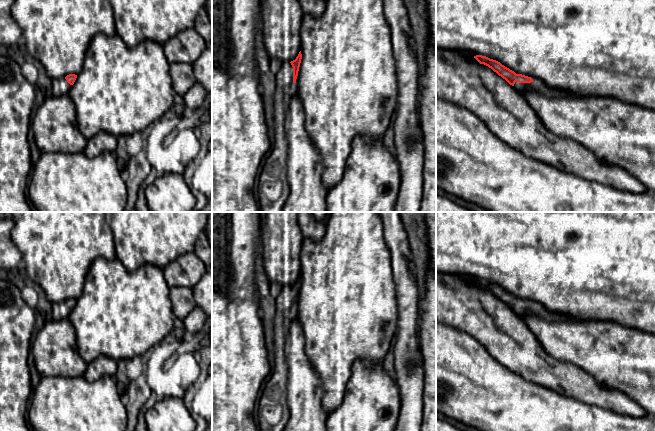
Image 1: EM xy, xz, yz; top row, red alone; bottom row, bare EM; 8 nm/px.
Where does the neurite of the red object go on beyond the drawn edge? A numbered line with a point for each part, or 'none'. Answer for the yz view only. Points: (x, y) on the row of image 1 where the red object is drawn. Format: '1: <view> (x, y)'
1: yz (539, 86)

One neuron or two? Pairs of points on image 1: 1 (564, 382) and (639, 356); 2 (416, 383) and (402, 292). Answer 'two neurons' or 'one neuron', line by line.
1: two neurons
2: one neuron

